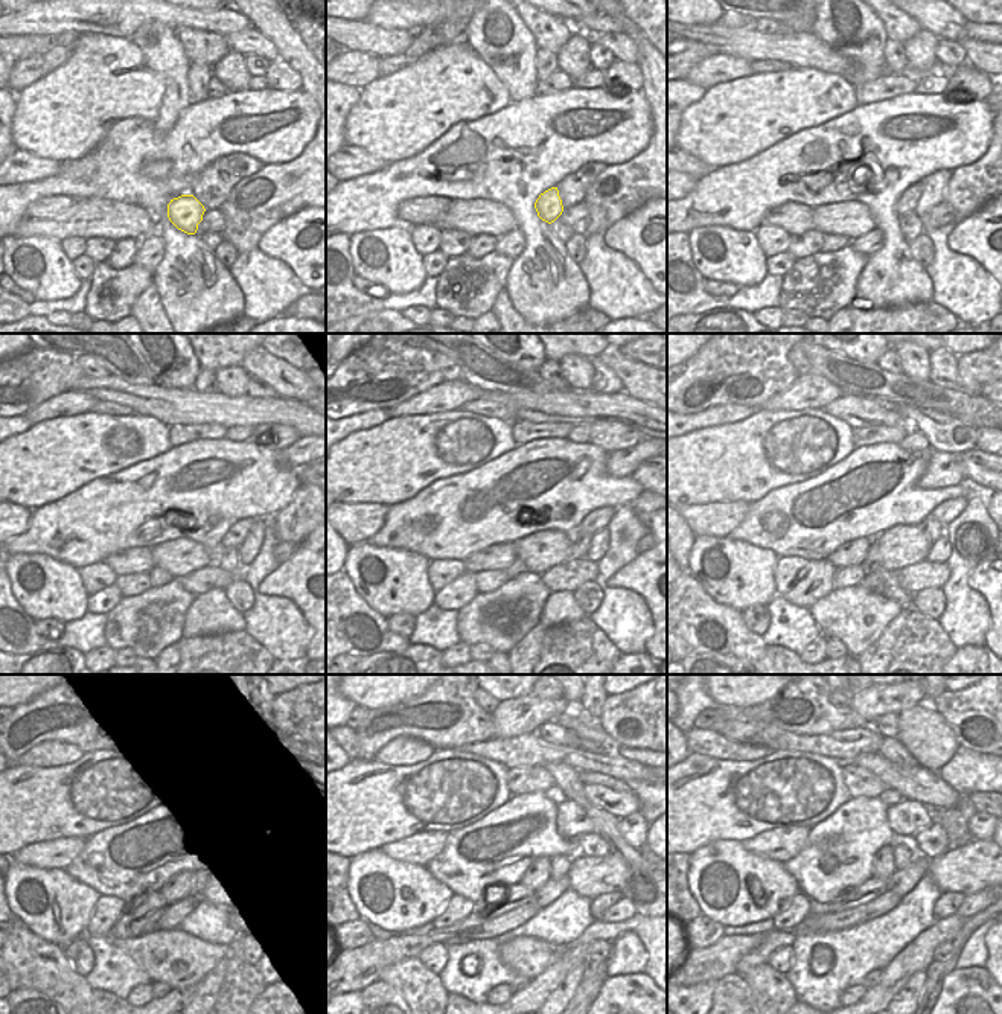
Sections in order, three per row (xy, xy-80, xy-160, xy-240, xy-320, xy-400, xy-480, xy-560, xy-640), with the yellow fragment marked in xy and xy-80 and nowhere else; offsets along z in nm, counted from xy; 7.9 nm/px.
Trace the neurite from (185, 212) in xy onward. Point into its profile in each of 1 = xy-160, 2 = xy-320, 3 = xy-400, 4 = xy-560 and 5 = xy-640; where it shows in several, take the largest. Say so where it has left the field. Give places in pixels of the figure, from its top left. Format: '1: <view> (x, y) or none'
1: xy-160 (908, 200)
2: xy-320 (597, 519)
3: xy-400 (946, 512)
4: xy-560 (634, 829)
5: xy-640 (976, 825)

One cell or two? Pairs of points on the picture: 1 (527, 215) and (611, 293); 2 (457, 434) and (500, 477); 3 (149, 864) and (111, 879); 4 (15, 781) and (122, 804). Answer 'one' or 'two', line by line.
1: two
2: two
3: one
4: one

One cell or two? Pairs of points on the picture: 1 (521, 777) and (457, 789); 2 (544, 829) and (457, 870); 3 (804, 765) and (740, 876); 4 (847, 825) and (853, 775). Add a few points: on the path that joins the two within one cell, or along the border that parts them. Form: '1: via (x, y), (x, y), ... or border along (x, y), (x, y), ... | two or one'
1: border along (507, 769), (507, 789), (512, 793) | two
2: via (523, 842), (506, 851), (494, 864), (478, 864) | one
3: border along (740, 841), (710, 841), (705, 845) | two
4: border along (877, 797), (850, 798) | two

